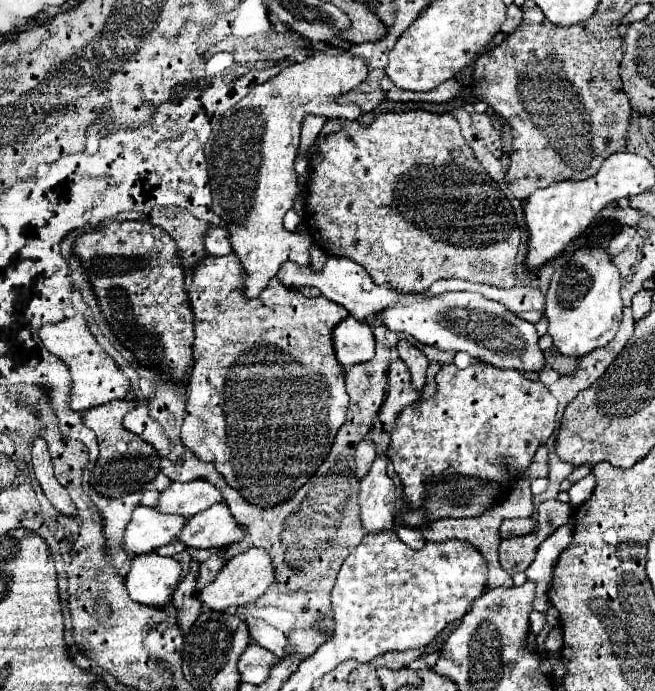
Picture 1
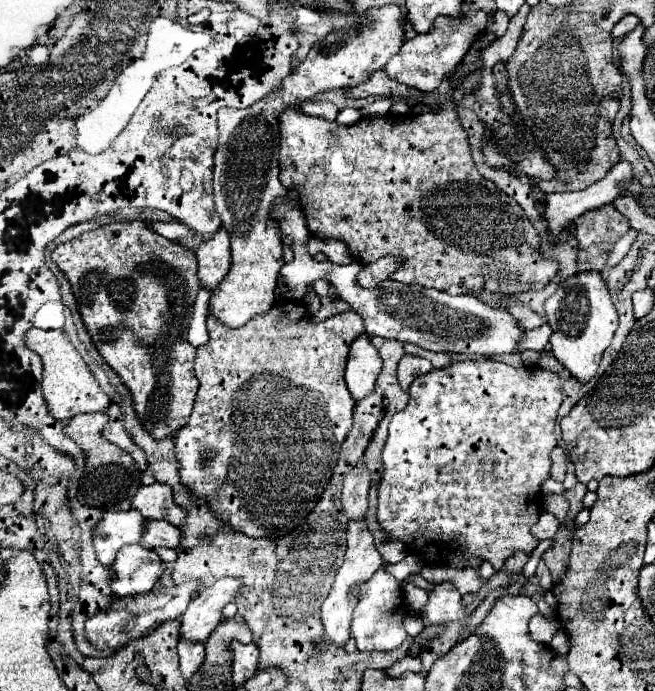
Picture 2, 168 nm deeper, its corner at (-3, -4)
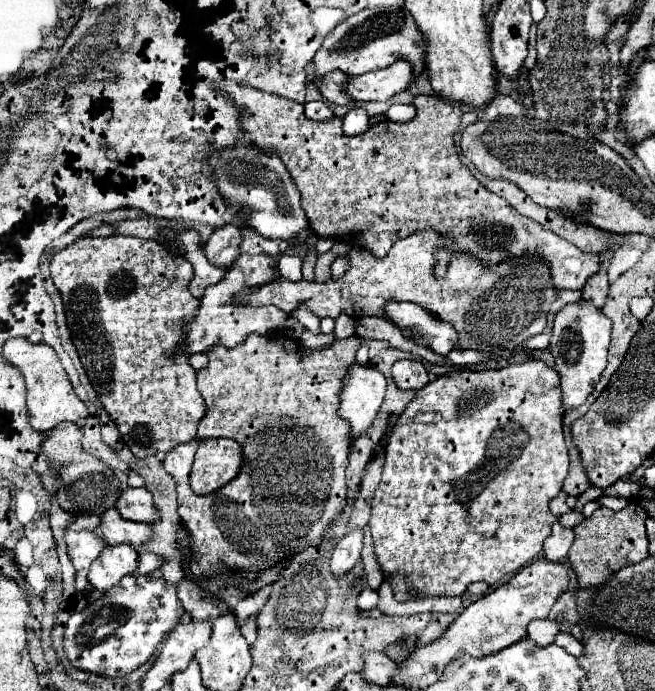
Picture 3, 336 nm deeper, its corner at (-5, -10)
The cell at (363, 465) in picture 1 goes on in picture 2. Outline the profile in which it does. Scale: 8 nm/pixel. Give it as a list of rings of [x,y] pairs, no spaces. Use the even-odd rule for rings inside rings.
[[[355,466],[341,492],[341,506],[347,520],[363,520],[367,512],[367,492],[371,486],[371,472],[365,466]]]

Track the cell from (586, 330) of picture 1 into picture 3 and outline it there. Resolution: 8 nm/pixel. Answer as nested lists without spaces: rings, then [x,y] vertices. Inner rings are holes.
[[[579,300],[563,306],[555,314],[553,332],[551,332],[551,352],[555,358],[555,368],[561,376],[561,392],[563,392],[563,408],[577,408],[587,400],[593,392],[597,378],[607,366],[607,350],[611,342],[611,326],[609,318],[593,304],[593,300]]]

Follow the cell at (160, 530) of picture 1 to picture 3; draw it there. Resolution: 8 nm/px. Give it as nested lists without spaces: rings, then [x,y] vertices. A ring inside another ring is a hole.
[[[69,530],[65,534],[65,542],[69,558],[77,568],[77,590],[85,590],[89,584],[87,580],[89,568],[101,556],[101,550],[107,548],[107,542],[93,530],[81,530],[81,532]]]

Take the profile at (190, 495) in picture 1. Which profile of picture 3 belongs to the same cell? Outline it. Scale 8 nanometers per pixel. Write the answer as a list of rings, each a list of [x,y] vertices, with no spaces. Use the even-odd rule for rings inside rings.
[[[125,488],[117,510],[125,520],[157,522],[159,510],[153,506],[153,494],[147,488]]]

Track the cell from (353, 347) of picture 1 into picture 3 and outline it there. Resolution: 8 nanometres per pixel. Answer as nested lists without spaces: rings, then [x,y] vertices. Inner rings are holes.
[[[353,362],[343,380],[339,416],[351,424],[351,436],[361,436],[383,404],[387,378],[371,364]]]

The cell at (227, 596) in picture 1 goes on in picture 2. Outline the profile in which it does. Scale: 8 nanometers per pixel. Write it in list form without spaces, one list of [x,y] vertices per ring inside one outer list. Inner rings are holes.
[[[221,578],[213,586],[201,590],[201,594],[191,600],[181,618],[181,638],[205,644],[207,636],[223,620],[223,606],[227,602],[233,602],[239,594],[239,584],[239,578]]]

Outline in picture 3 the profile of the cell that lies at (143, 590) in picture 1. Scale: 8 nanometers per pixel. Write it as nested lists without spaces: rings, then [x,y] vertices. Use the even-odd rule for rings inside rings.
[[[129,544],[107,546],[101,552],[101,558],[93,562],[93,570],[89,570],[89,582],[95,590],[105,592],[119,586],[121,578],[127,574],[135,574],[139,566],[139,552]]]

